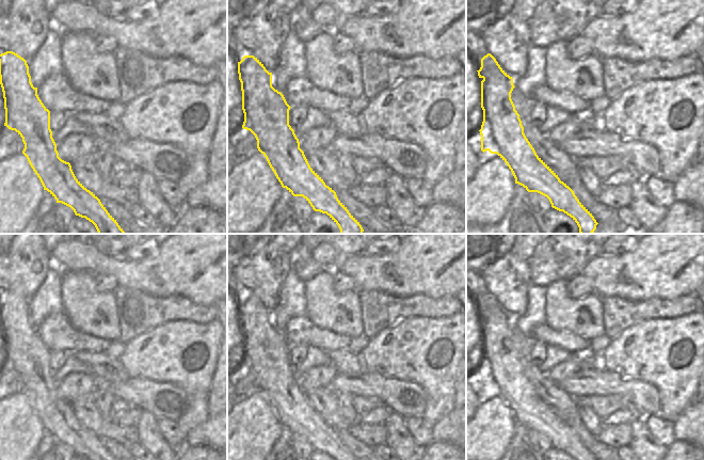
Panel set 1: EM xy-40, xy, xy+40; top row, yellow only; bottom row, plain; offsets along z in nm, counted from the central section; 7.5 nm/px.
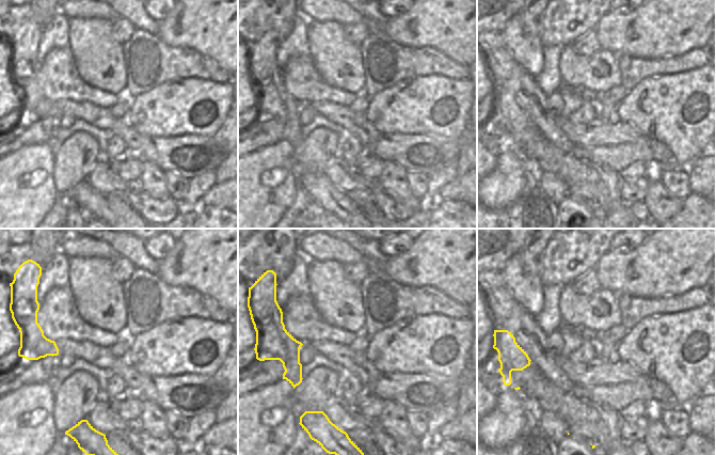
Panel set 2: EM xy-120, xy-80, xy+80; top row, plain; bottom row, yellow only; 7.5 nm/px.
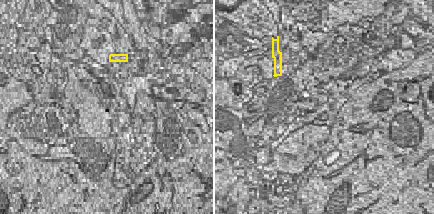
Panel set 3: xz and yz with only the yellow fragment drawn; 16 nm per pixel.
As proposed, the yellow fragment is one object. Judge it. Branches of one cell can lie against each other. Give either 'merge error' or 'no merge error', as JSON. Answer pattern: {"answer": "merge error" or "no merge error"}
{"answer": "no merge error"}

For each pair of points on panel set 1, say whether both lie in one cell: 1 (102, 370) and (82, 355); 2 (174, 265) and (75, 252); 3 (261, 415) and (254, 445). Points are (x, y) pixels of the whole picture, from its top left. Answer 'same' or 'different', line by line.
1: same
2: same
3: same

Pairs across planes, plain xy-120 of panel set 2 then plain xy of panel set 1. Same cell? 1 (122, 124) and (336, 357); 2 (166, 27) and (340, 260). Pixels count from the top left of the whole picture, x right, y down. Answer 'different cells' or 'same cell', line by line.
1: same cell
2: same cell

